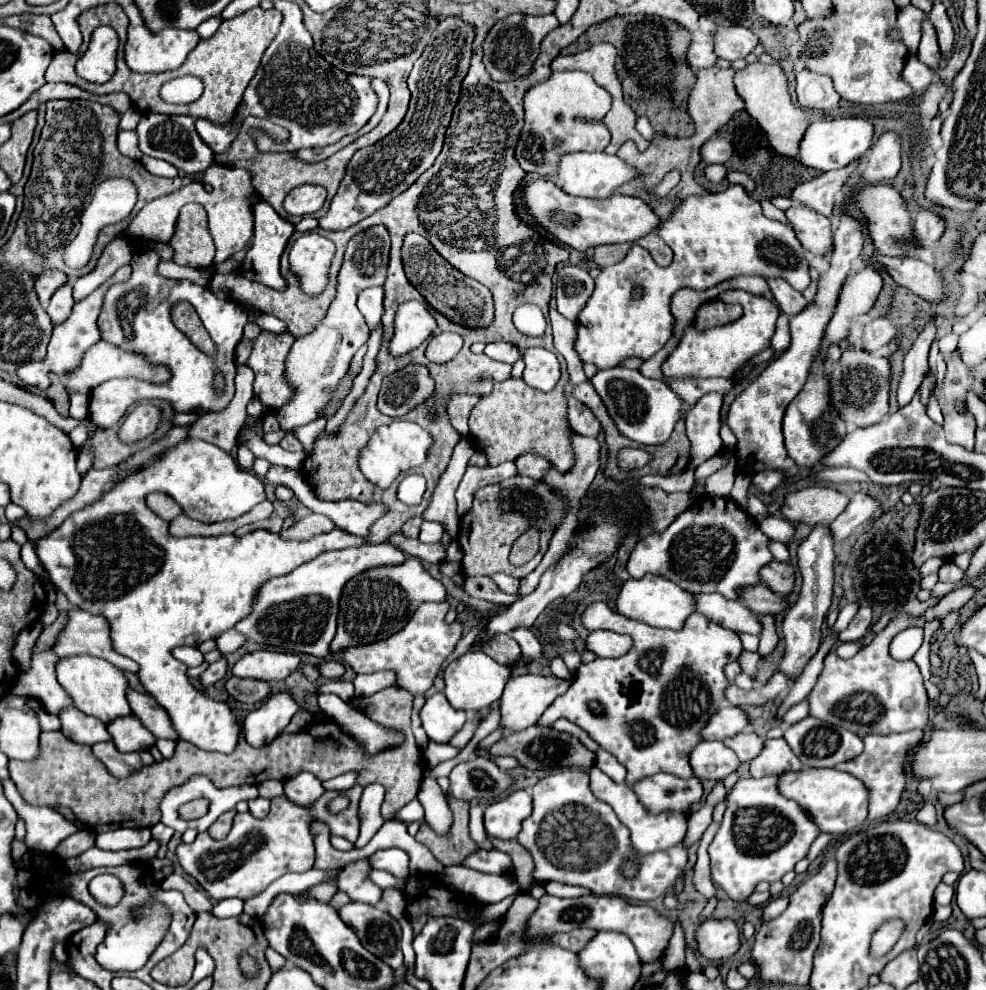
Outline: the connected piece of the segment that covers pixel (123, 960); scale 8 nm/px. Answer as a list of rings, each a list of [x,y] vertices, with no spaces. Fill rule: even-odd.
[[[137,861],[137,863],[119,865],[119,867],[97,867],[97,869],[89,869],[85,873],[71,873],[69,875],[69,893],[67,895],[73,897],[75,901],[81,901],[89,909],[93,909],[97,919],[107,925],[105,941],[103,941],[103,945],[99,945],[99,963],[109,971],[137,971],[137,969],[141,969],[147,963],[147,959],[153,955],[157,945],[163,941],[163,937],[169,929],[171,913],[165,905],[155,903],[155,899],[153,899],[155,885],[145,885],[145,877],[149,877],[147,869],[149,869],[147,863]],[[99,873],[111,873],[123,881],[125,897],[121,899],[121,903],[117,907],[111,907],[111,909],[101,907],[91,897],[87,887],[89,887],[89,881],[93,877],[97,877]]]

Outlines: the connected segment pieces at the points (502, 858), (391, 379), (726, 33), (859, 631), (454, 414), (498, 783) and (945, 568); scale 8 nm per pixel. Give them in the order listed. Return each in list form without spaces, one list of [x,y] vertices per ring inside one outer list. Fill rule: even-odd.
[[[477,849],[473,851],[463,863],[463,867],[481,871],[481,873],[495,873],[495,875],[509,875],[513,873],[513,863],[511,857],[499,849]]]
[[[407,365],[384,378],[379,391],[379,411],[403,417],[433,393],[433,379],[423,365]]]
[[[741,25],[721,27],[715,33],[715,53],[727,61],[745,59],[759,43],[759,37]]]
[[[859,607],[849,627],[839,633],[839,641],[859,641],[861,637],[865,637],[871,623],[873,623],[873,611],[869,607]]]
[[[453,395],[447,407],[447,413],[451,417],[451,425],[457,429],[460,435],[469,434],[468,419],[471,409],[477,405],[479,397],[477,395]]]
[[[475,757],[473,761],[459,763],[449,773],[451,779],[451,793],[457,799],[485,799],[493,801],[513,785],[513,777],[501,771],[491,759]],[[469,777],[469,781],[467,781]]]
[[[953,563],[941,565],[941,569],[939,569],[938,572],[939,581],[944,583],[949,581],[959,581],[959,579],[963,579],[963,575],[965,575],[965,573],[963,573],[957,565],[953,565]]]

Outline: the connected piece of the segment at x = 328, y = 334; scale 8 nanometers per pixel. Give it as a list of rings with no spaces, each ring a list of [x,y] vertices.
[[[381,225],[355,235],[347,245],[345,263],[341,267],[339,283],[337,283],[337,297],[333,305],[329,307],[327,317],[321,321],[321,325],[313,333],[293,343],[287,355],[287,365],[285,365],[285,381],[289,381],[289,387],[293,389],[293,397],[289,405],[277,409],[275,413],[279,425],[287,431],[287,435],[279,443],[285,451],[303,451],[301,443],[293,437],[291,429],[321,417],[321,411],[325,403],[329,401],[331,391],[337,387],[339,379],[349,369],[349,361],[353,359],[355,351],[367,341],[369,329],[365,325],[361,311],[357,309],[357,295],[359,291],[367,287],[385,283],[387,265],[389,265],[389,249],[391,249],[391,239],[389,239],[387,229]]]

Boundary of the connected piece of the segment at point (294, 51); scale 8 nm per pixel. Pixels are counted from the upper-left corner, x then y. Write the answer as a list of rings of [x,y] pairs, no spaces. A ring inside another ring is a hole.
[[[273,1],[273,3],[275,3],[275,9],[283,13],[283,23],[277,37],[267,47],[255,77],[245,89],[243,115],[235,115],[235,119],[225,127],[215,127],[207,119],[195,121],[199,137],[209,146],[209,149],[213,149],[215,155],[225,153],[231,147],[247,115],[267,117],[269,121],[279,123],[281,127],[291,131],[293,139],[281,143],[272,139],[263,130],[252,129],[250,135],[255,140],[255,133],[257,133],[255,144],[260,152],[297,153],[299,149],[307,149],[307,147],[315,147],[315,149],[327,147],[337,143],[345,135],[357,133],[371,119],[371,115],[379,105],[379,97],[371,87],[371,77],[347,75],[337,67],[329,65],[315,51],[311,33],[303,25],[303,13],[295,3],[291,1]],[[303,137],[307,137],[307,143],[299,143],[297,147],[297,141],[303,141]]]

